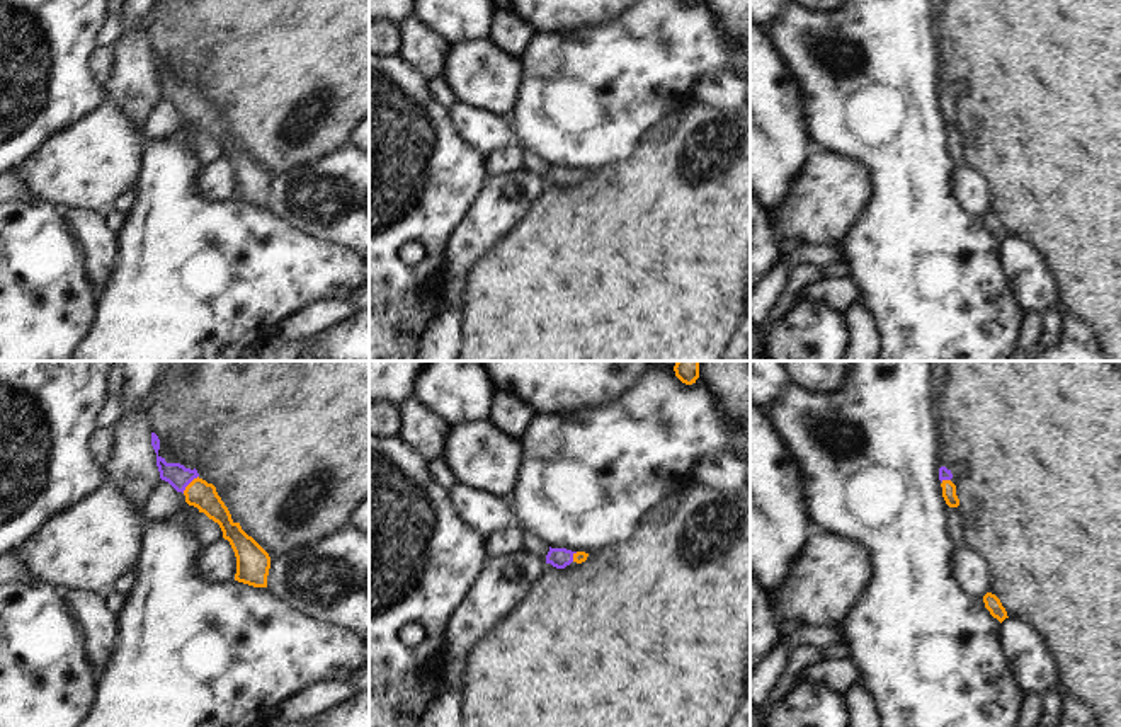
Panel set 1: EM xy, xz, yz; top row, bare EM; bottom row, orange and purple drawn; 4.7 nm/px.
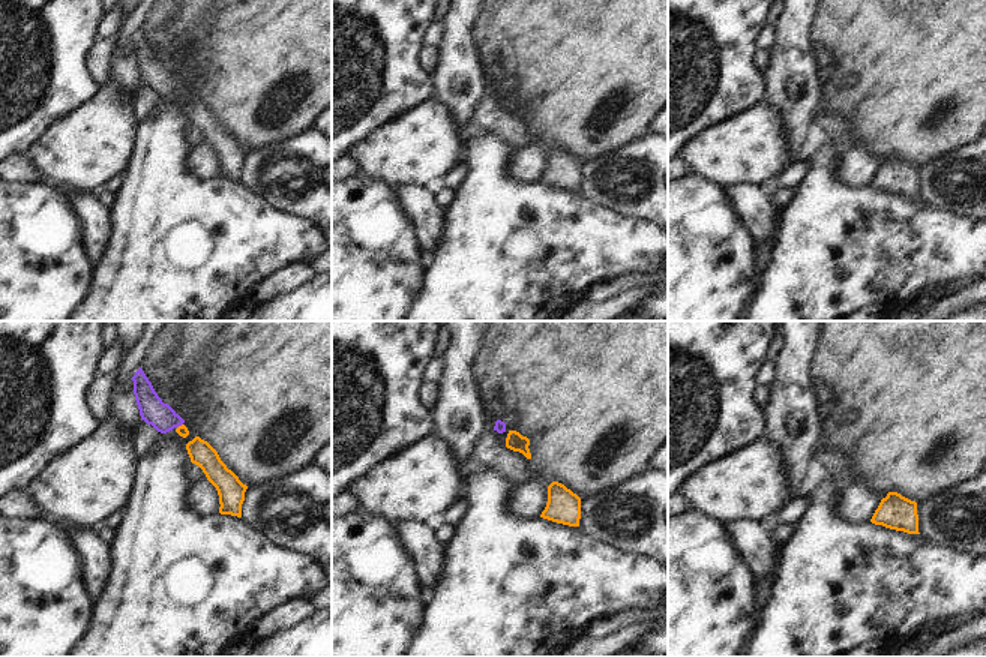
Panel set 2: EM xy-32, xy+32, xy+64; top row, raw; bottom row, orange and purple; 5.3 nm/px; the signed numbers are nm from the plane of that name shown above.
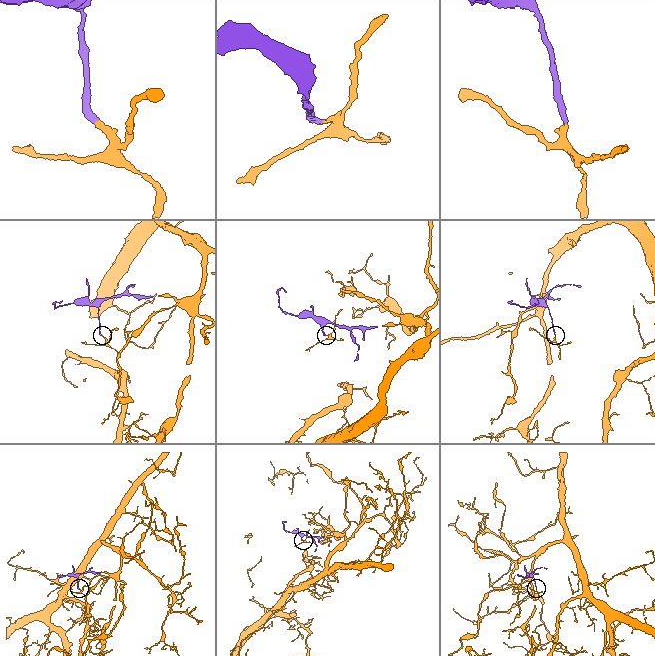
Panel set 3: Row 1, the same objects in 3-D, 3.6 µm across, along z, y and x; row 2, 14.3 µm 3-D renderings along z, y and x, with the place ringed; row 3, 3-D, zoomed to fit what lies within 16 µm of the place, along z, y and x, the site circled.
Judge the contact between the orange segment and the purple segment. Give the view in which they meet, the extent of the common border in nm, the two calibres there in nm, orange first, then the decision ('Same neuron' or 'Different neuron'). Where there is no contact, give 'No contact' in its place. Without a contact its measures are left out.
Touches orange in xy. Shared border 120 nm. Thickness 130 nm (orange) against 110 nm. Same neuron.

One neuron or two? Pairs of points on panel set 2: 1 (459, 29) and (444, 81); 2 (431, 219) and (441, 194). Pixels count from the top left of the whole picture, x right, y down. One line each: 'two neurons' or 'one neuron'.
1: one neuron
2: two neurons

